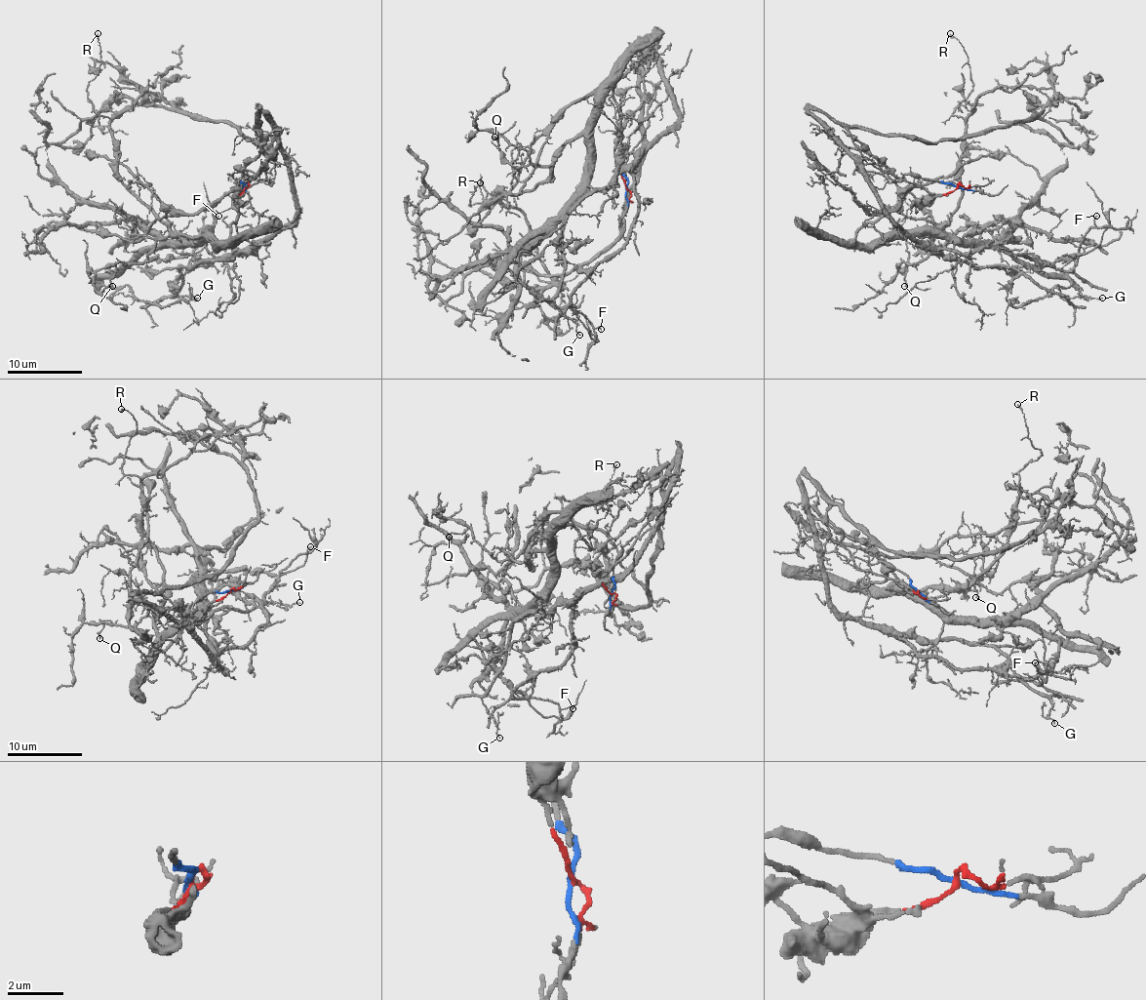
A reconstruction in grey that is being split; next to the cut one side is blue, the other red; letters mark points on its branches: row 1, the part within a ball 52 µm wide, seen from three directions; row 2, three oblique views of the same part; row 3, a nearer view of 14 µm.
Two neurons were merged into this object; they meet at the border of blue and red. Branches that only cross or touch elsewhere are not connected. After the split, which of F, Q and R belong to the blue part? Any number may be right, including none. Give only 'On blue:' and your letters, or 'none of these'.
On blue: F

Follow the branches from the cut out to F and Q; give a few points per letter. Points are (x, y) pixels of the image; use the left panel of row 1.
F: (244, 187), (246, 174), (284, 164), (295, 217), (256, 253), (252, 247), (188, 269), (217, 215)
Q: (244, 187), (233, 198), (229, 237), (217, 245), (201, 235), (160, 237), (141, 263), (118, 261), (113, 286)

